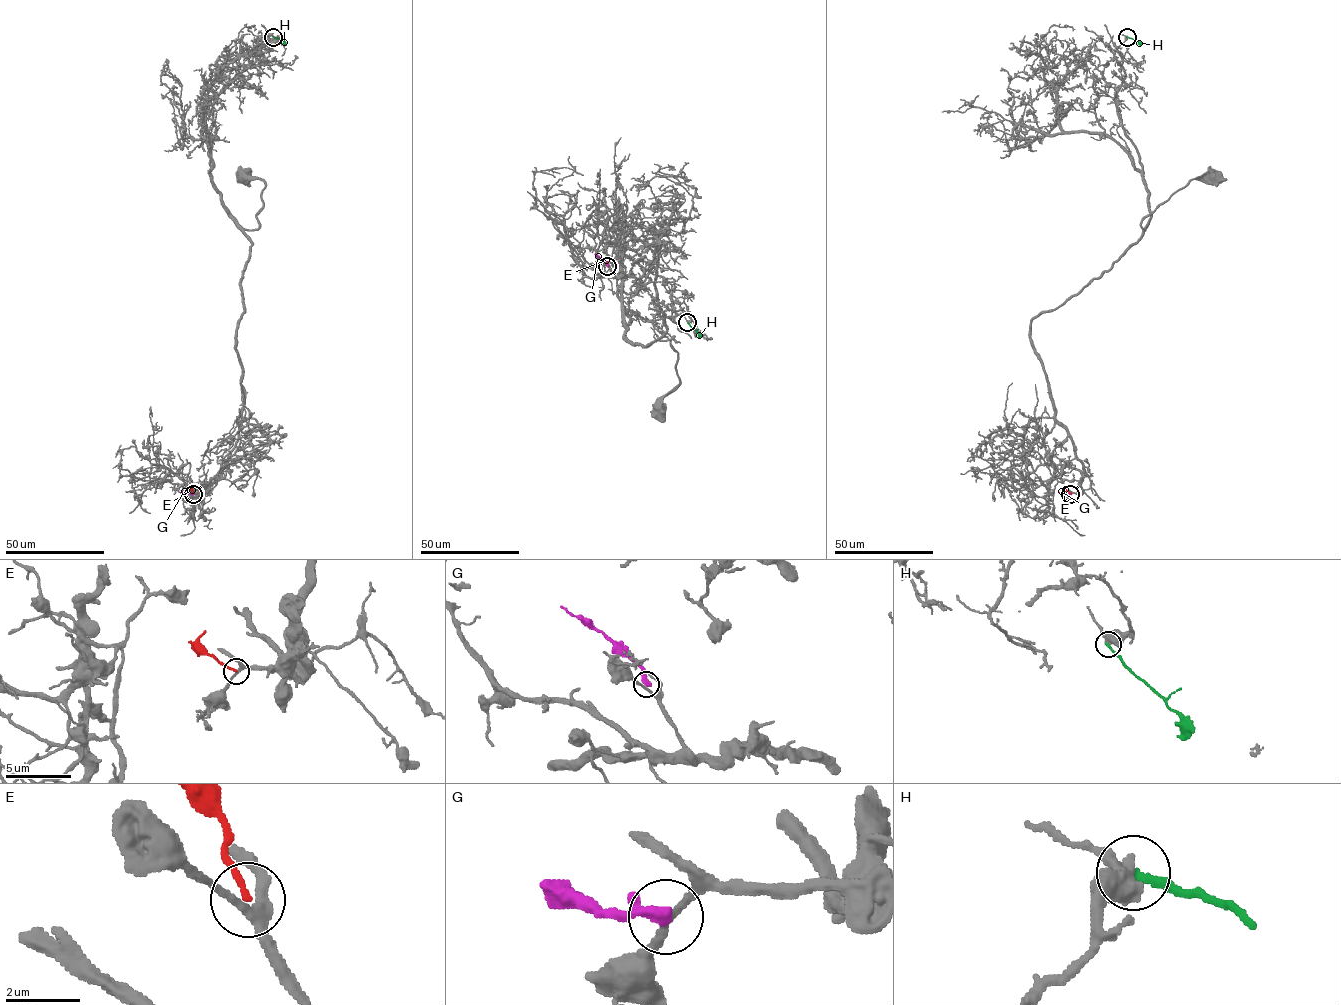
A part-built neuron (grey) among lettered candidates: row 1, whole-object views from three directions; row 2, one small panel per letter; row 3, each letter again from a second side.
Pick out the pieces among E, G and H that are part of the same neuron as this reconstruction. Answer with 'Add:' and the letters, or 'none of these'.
Add: none of these

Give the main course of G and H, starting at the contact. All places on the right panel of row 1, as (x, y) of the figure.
G: (1070, 494), (1058, 492)
H: (1127, 37), (1140, 45)

